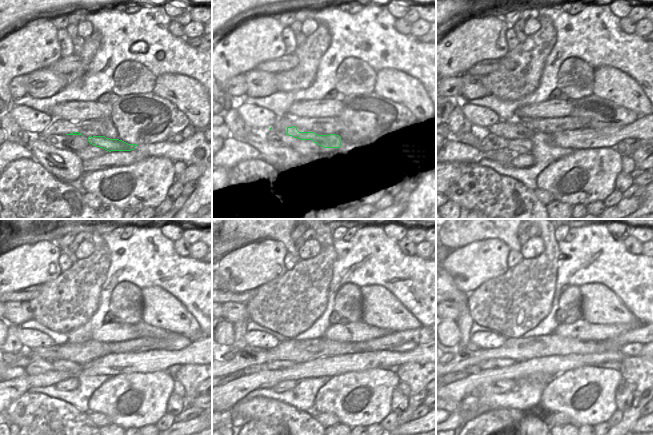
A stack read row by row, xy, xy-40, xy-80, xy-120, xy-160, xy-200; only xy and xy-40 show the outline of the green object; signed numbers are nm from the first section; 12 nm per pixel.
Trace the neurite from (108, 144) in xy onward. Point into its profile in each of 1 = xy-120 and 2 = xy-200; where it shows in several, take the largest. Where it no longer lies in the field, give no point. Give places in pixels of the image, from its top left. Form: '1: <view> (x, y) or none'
1: xy-120 (51, 353)
2: xy-200 (470, 346)

